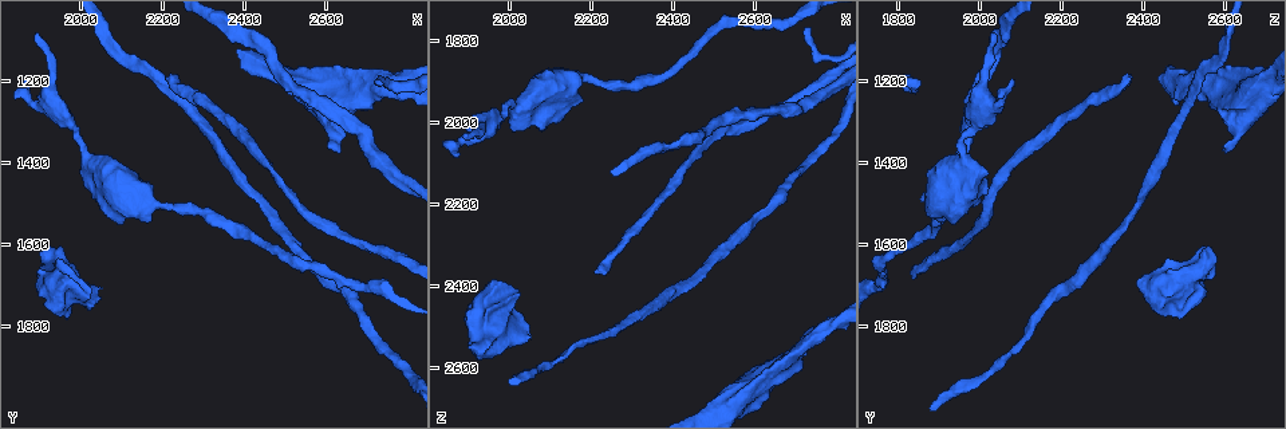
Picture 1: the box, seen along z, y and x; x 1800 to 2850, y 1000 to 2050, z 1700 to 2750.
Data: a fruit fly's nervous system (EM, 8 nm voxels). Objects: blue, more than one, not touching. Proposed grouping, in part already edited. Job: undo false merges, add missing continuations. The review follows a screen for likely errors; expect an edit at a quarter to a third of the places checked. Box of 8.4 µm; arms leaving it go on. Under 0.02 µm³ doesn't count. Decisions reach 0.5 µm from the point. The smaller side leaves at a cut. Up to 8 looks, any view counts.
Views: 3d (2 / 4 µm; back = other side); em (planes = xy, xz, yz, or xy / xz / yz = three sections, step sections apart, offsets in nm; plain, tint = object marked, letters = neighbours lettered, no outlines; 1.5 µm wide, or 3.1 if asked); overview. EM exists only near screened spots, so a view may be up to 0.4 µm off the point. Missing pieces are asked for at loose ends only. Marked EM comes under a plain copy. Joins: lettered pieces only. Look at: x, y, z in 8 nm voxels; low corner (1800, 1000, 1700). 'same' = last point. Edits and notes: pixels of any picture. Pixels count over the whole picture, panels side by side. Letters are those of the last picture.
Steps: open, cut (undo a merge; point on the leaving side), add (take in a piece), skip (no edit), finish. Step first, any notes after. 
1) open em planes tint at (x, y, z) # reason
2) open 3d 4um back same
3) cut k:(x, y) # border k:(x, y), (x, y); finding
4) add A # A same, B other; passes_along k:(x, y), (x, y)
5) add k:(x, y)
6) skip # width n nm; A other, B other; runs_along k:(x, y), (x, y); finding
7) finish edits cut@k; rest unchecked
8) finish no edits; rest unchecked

open em planes letters at (2215, 1195, 2360) # free end

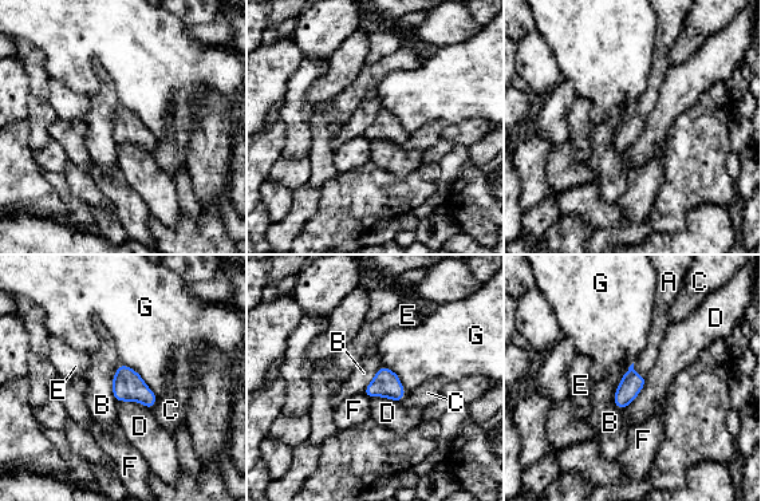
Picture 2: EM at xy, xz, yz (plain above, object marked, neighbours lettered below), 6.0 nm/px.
add A # A same, B other, C other, D other, E other, F other, G other; the cell continues

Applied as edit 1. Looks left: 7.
open overview # see it whole again

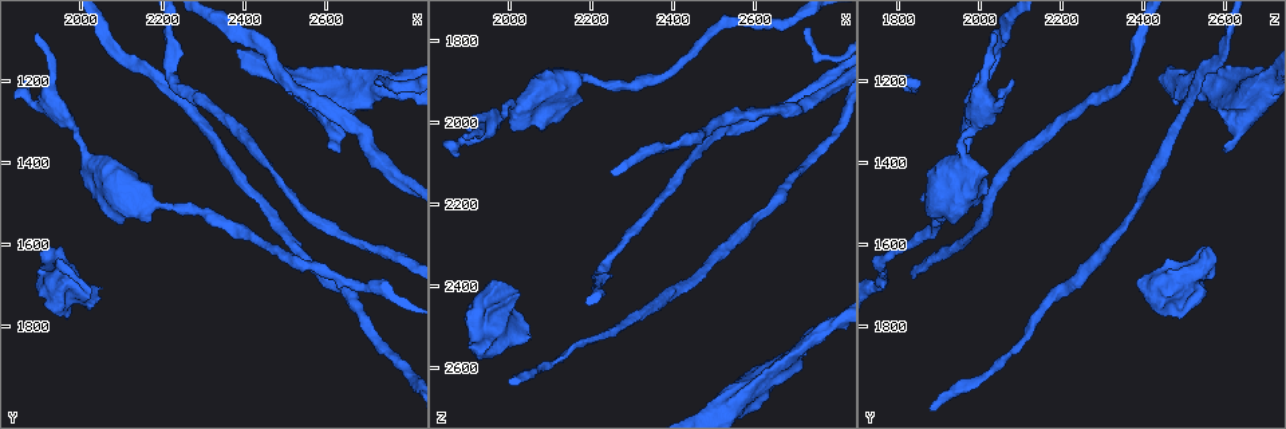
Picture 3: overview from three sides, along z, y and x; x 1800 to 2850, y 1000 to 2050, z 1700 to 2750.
open em yz step 4 tint at (1895, 1080, 2040) # thin end

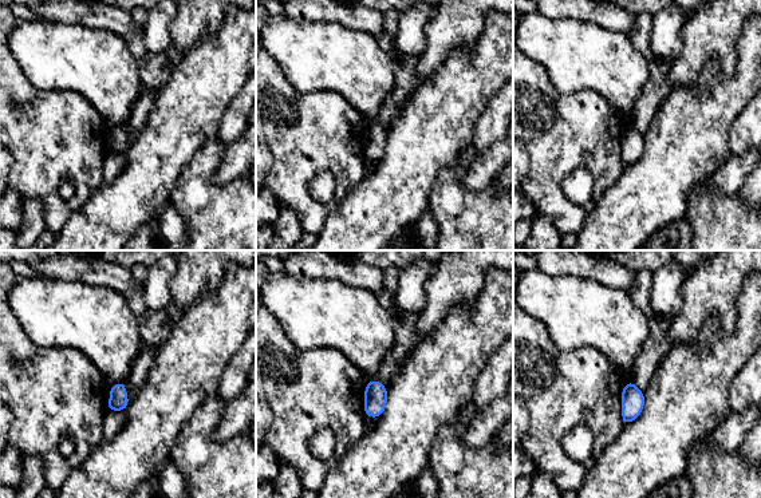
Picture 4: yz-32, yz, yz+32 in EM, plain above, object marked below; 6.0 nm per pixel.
open em planes letters same

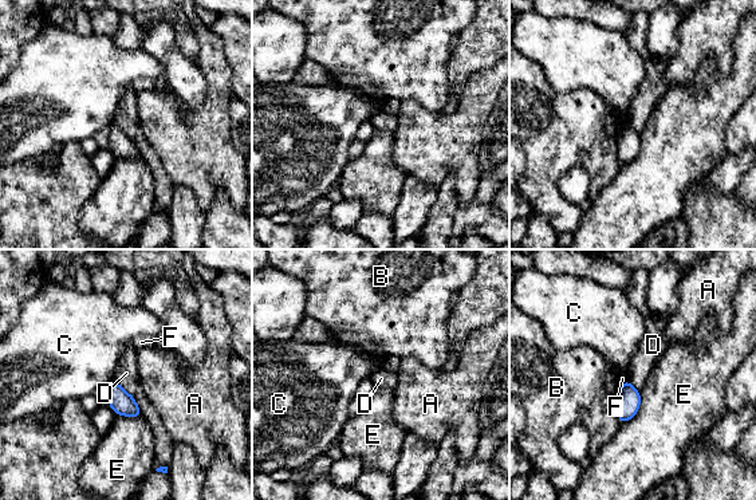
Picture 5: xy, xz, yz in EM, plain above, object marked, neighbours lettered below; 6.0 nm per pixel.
skip # A other, B other, C other, D other, E other, F other; no lettered piece goes on from it

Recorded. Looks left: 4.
open 3d 4um at (2045, 1700, 2525) # free end

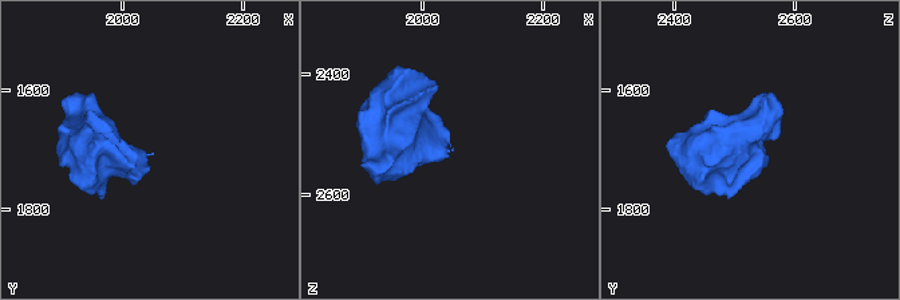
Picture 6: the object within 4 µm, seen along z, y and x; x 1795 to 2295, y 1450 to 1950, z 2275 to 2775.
open em planes letters at (2050, 1710, 2520) # need the tissue

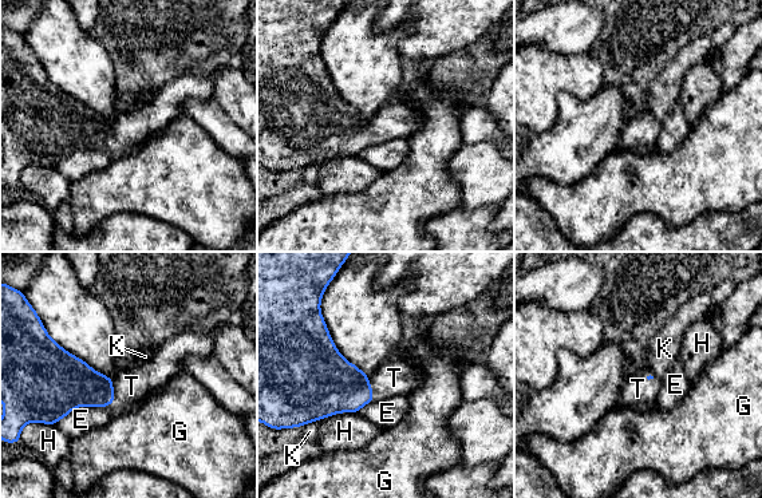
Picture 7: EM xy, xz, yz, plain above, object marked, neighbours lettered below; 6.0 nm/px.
add T # E other, G other, H other, K other, T same; passes_along 7:(328, 384), (370, 388), (394, 378); the cell continues

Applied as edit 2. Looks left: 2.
finish edits add@2, add@7; rest unchecked

